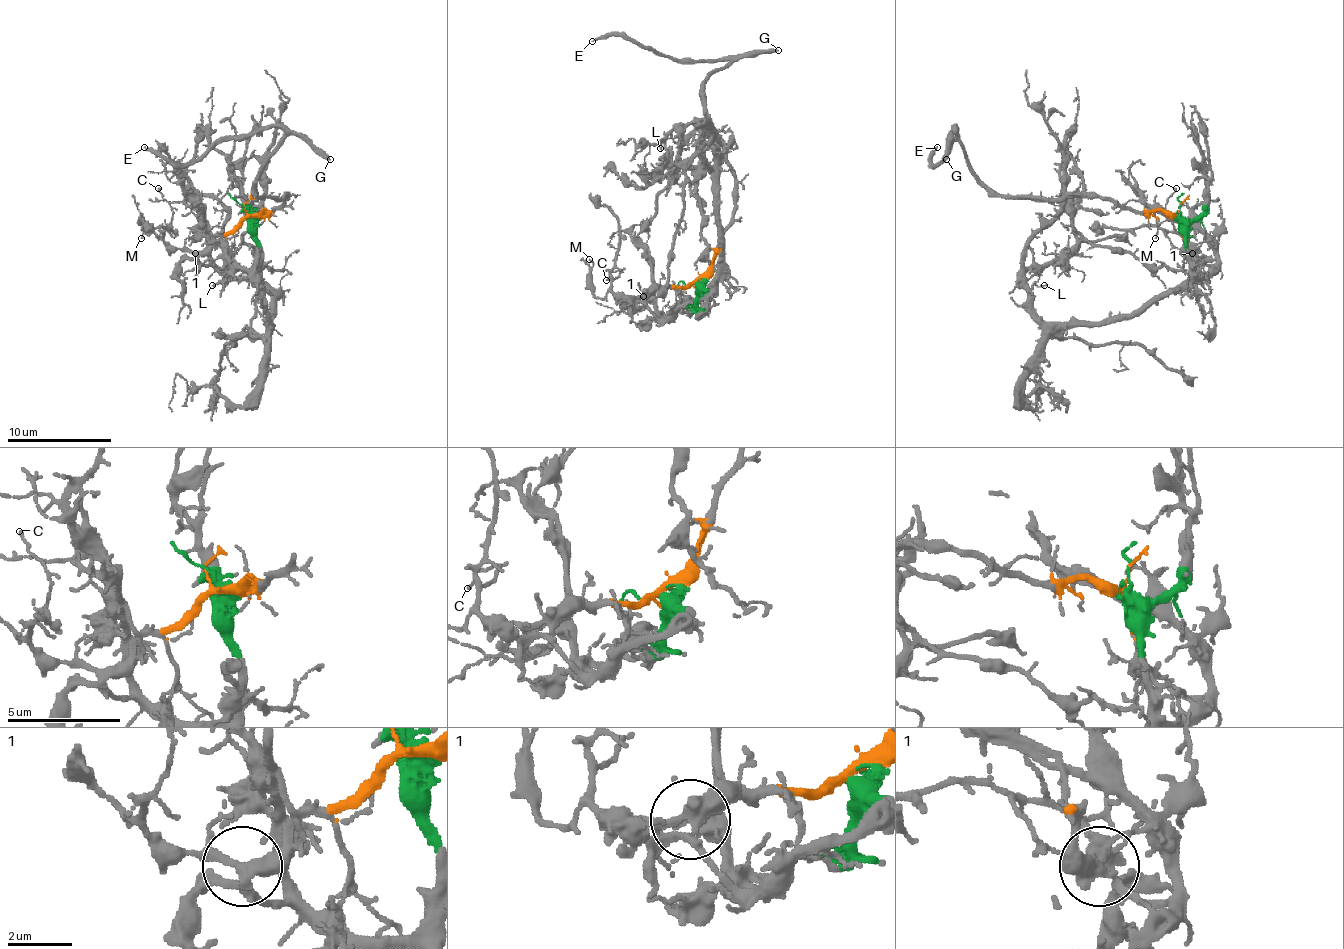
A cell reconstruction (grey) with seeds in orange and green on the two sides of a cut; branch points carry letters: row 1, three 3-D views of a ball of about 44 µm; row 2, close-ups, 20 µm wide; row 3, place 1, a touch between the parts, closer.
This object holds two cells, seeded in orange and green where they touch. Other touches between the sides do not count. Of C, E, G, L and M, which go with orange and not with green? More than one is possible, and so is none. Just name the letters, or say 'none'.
C, E, G, M

